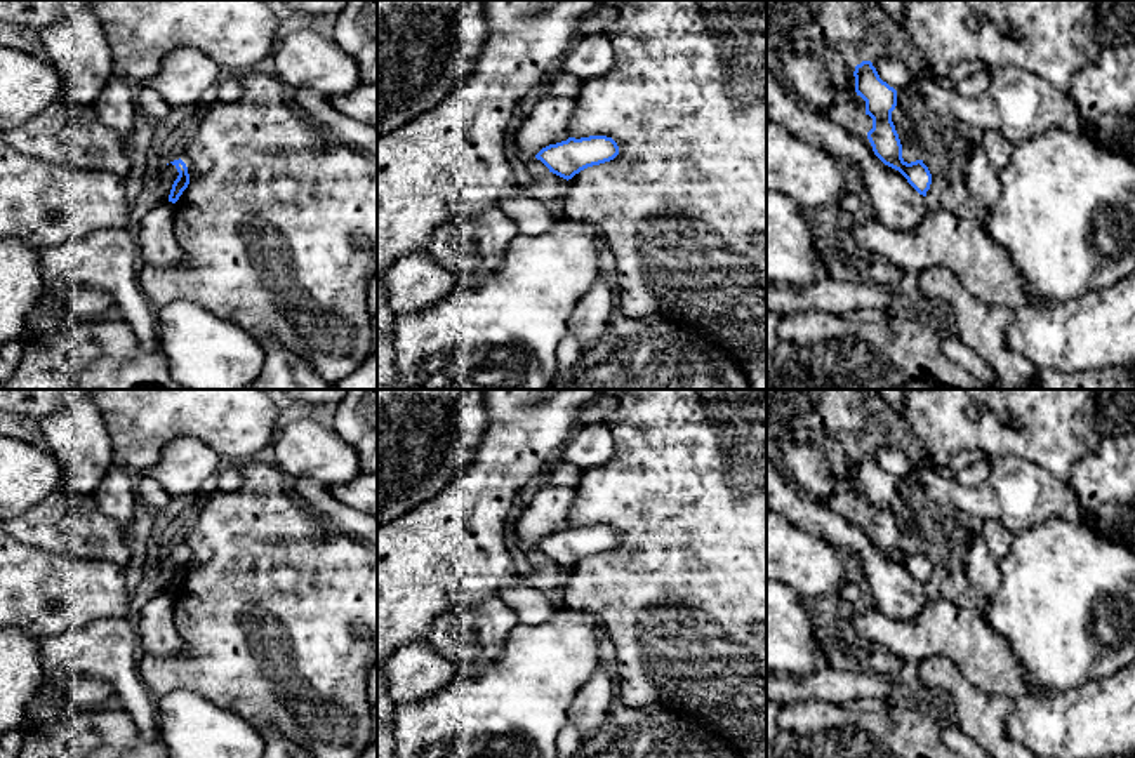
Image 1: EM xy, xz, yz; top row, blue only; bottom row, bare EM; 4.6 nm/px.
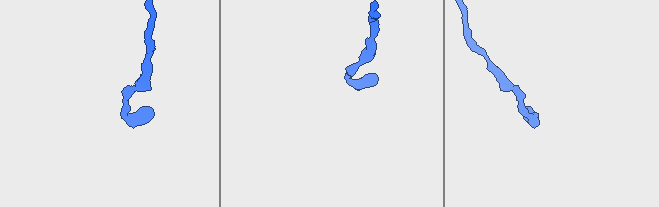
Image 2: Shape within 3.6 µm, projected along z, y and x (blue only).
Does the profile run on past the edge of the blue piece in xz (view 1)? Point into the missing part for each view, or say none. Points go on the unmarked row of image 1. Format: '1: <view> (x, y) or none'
1: none

